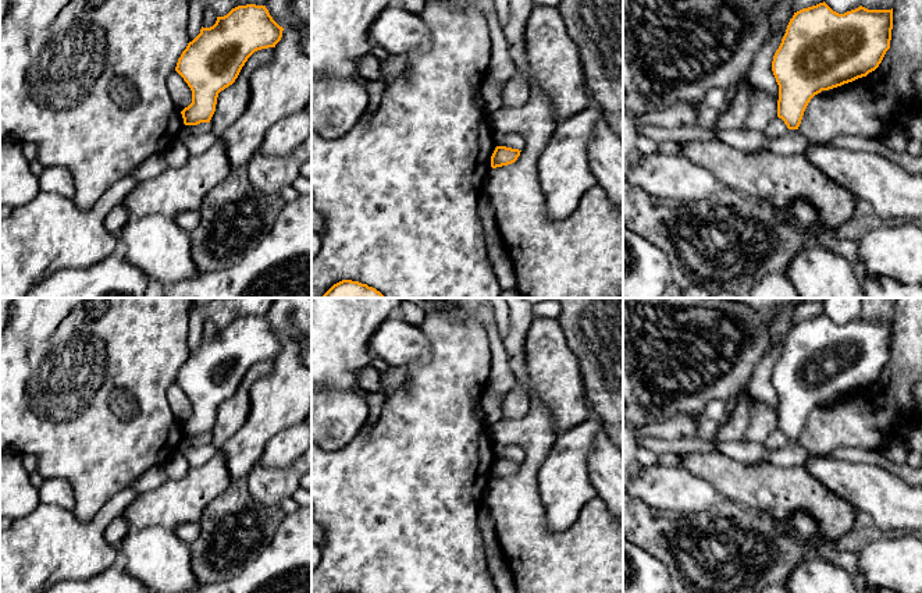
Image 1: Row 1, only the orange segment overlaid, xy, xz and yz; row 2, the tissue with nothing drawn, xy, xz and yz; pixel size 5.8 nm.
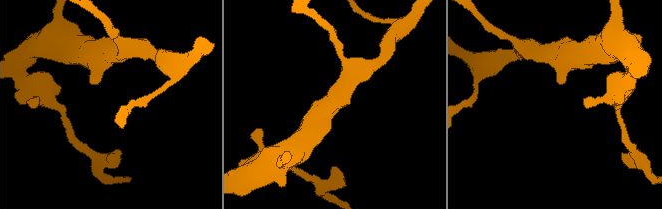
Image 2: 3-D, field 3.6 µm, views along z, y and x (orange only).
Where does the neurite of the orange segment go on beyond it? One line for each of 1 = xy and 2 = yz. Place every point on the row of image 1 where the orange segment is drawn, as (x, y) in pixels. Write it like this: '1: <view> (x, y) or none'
1: none
2: none

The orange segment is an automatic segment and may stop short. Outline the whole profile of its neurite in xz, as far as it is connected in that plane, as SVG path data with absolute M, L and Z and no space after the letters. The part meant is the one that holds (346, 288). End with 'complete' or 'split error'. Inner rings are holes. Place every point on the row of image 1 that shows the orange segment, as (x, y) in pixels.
M342 280L320 298L385 298L380 291L359 281Z; complete

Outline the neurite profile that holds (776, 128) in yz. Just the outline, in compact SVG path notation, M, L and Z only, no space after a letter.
M776 117L769 127L765 129L765 134L769 138L776 138L776 136L782 136L788 131L787 125L784 124L784 121L779 117Z

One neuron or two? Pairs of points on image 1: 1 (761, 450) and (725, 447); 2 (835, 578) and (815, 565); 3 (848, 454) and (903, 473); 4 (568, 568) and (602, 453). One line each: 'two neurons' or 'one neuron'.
1: one neuron
2: one neuron
3: one neuron
4: two neurons

